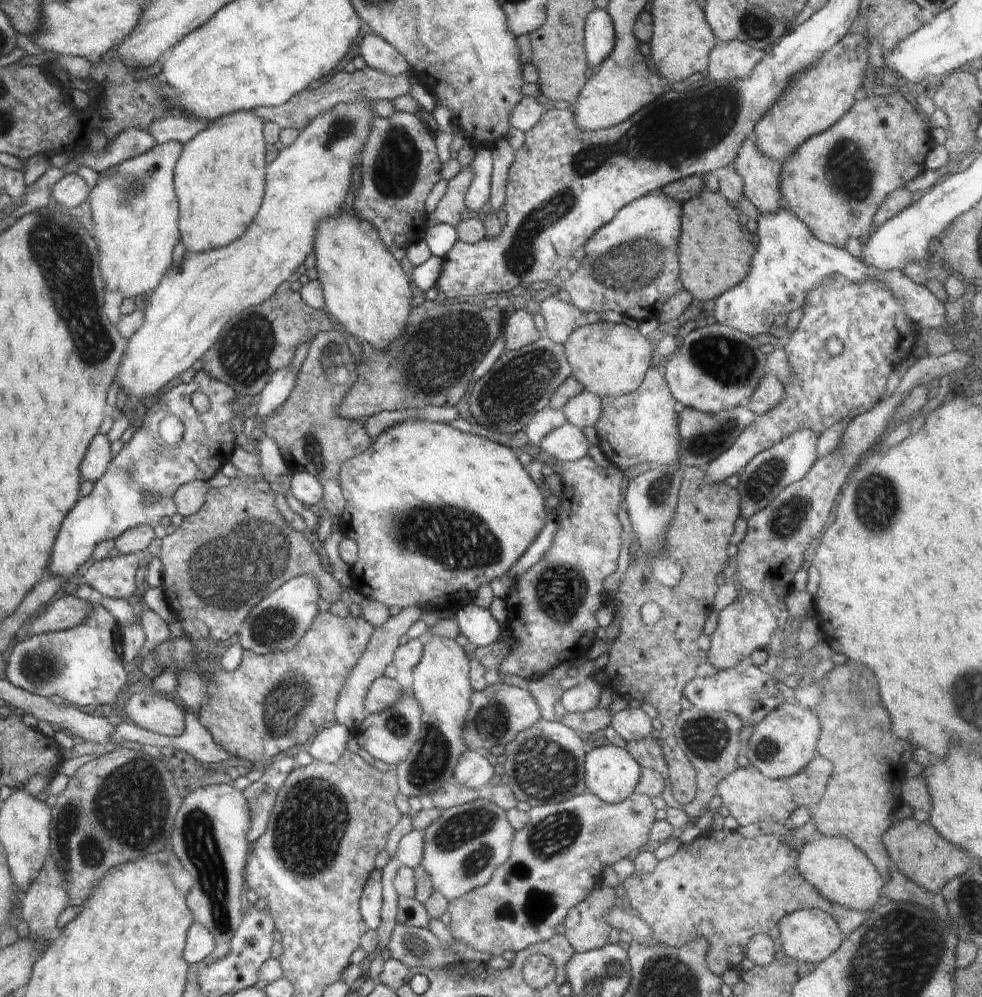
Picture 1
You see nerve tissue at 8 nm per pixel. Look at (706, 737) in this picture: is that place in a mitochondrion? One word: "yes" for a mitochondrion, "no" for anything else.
yes

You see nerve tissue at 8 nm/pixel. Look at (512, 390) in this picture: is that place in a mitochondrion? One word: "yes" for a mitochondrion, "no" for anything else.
yes

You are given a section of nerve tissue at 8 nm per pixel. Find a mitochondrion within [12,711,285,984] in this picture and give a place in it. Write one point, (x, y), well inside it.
(127, 809)

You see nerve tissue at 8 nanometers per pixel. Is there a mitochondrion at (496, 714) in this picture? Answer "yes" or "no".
yes

